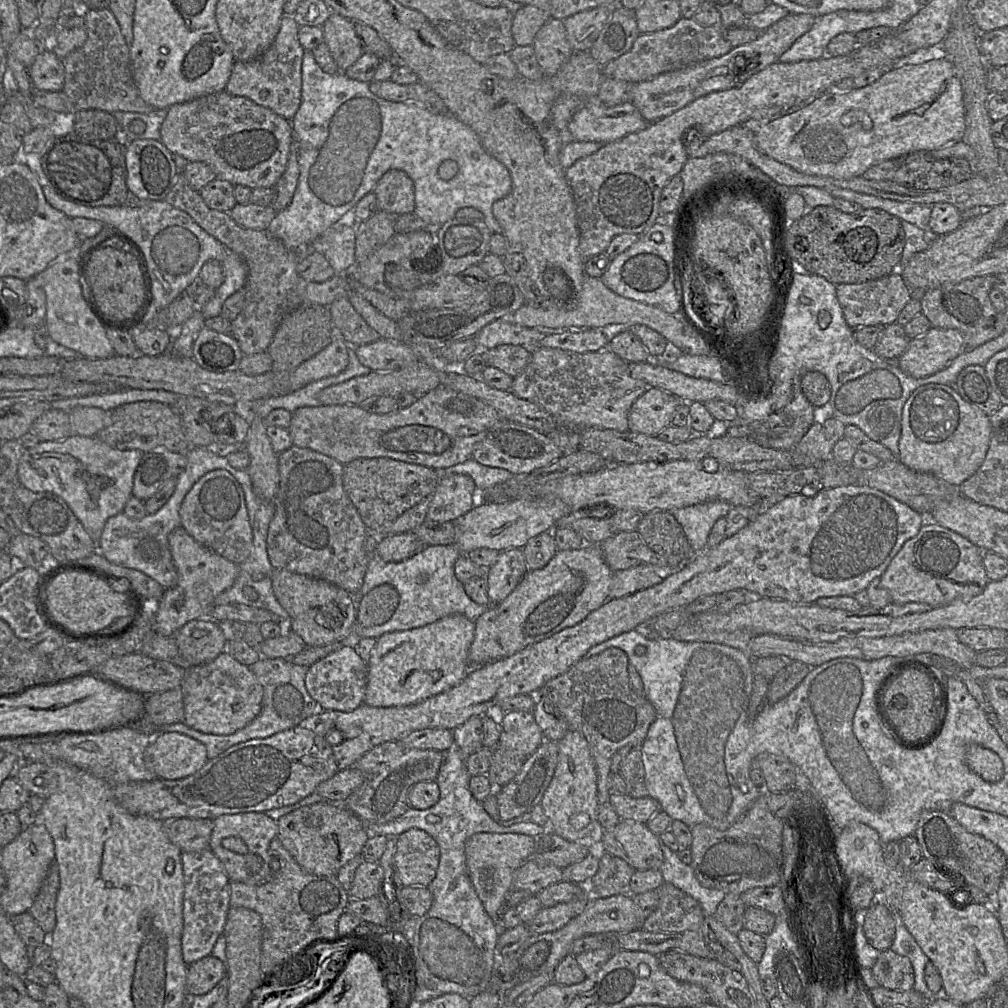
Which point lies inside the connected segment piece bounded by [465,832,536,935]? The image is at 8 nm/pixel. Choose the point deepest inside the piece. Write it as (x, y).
(492, 859)

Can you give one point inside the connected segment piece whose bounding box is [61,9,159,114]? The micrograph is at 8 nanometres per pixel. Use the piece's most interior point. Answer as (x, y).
(98, 75)

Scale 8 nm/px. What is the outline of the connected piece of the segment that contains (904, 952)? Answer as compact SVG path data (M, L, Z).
M892 912L892 916L895 920L895 938L890 949L910 960L915 977L913 989L924 996L928 996L930 994L925 982L924 970L929 958L910 934L900 915L897 912Z

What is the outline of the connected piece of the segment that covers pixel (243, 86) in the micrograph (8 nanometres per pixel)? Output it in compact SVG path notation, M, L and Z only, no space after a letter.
M283 15L275 40L263 54L249 61L235 61L225 91L248 98L291 121L299 109L302 95L302 60L305 49L298 39L299 28L293 16Z

